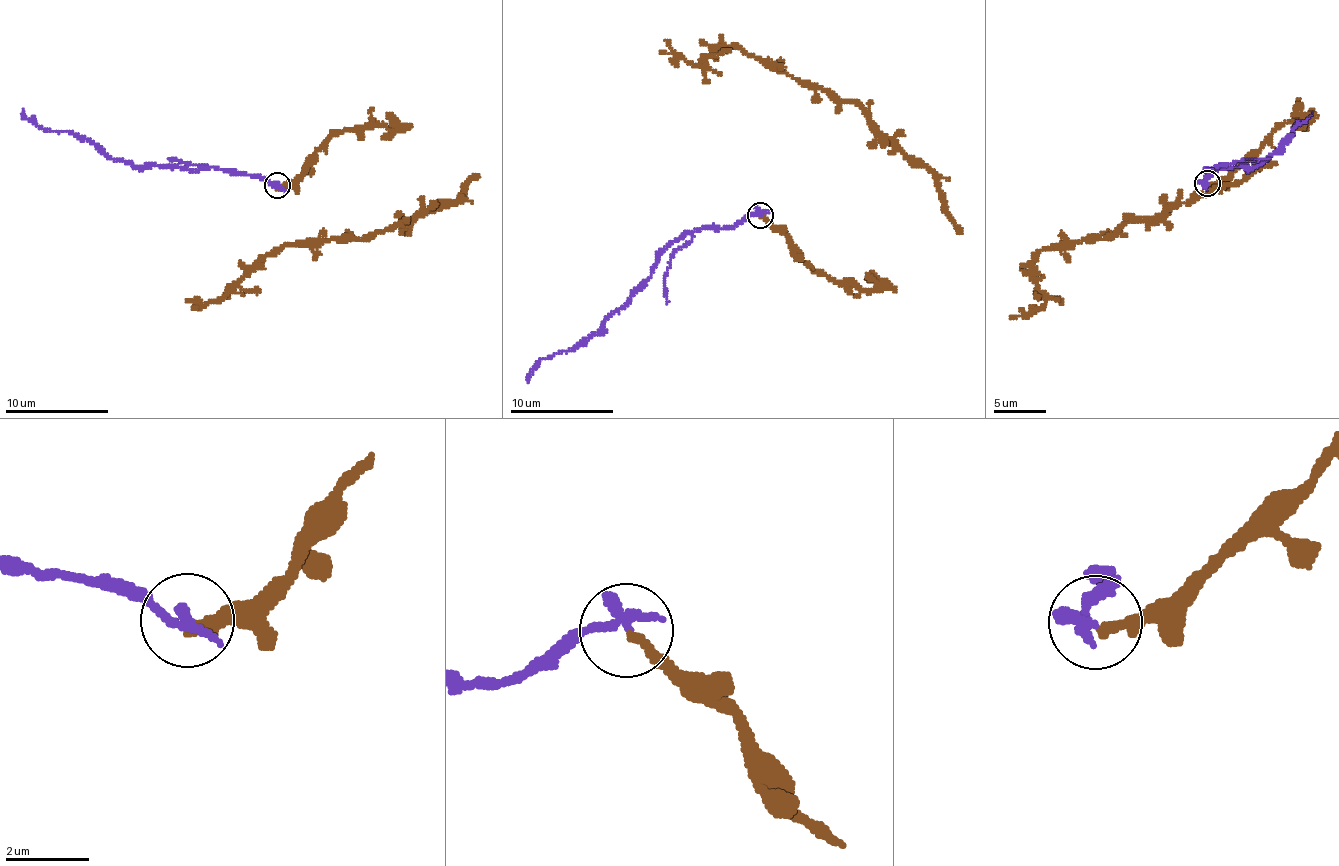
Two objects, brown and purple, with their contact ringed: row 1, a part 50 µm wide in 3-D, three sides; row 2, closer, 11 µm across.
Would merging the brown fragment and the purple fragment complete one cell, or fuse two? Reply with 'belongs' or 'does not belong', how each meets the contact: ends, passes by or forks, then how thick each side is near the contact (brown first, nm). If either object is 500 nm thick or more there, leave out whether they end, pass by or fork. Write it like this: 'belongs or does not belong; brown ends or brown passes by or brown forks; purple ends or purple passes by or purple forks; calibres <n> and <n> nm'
does not belong; brown ends; purple ends; calibres 240 and 340 nm

